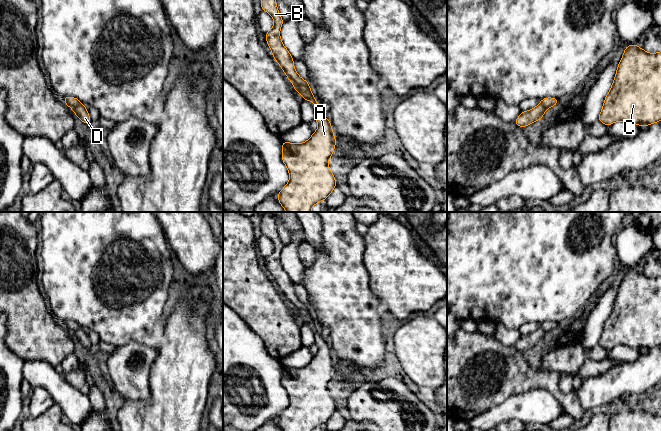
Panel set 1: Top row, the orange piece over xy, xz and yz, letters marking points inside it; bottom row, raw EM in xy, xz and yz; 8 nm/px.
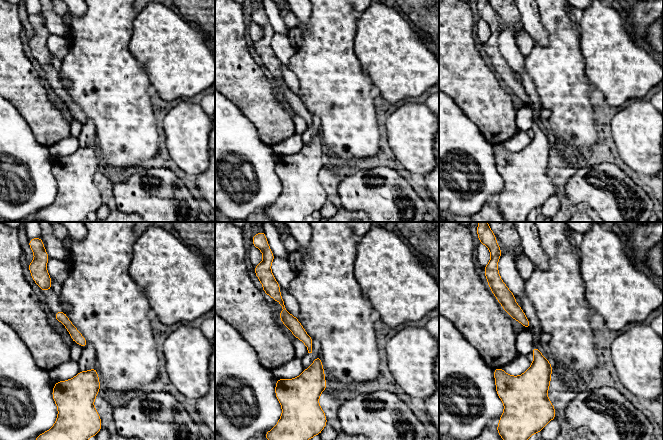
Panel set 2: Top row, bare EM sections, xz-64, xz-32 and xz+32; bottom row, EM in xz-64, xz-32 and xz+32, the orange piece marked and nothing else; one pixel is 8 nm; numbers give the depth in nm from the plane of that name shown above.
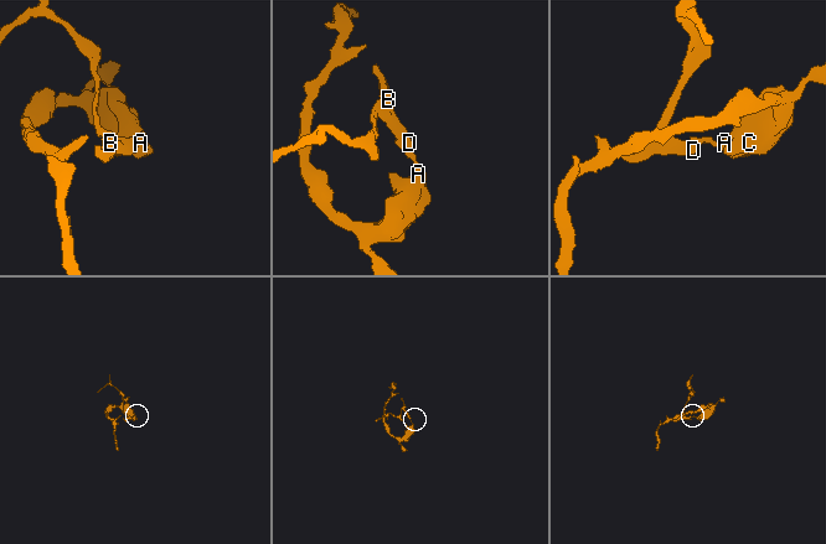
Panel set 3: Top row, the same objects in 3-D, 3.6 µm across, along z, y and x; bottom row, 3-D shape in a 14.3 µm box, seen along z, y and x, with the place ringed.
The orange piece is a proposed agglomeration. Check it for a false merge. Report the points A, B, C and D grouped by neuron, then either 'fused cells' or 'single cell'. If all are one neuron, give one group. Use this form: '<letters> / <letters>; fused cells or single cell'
A C / B D; fused cells

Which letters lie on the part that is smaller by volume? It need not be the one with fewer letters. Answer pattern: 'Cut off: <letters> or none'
Cut off: B, D

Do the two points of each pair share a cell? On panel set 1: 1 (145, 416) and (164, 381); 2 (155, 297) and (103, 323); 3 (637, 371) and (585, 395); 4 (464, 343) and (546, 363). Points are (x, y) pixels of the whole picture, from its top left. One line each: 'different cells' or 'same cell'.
1: same cell
2: same cell
3: same cell
4: different cells

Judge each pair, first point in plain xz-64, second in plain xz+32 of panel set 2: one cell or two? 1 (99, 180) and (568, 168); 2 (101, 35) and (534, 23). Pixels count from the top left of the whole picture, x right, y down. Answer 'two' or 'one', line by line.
1: one
2: two

